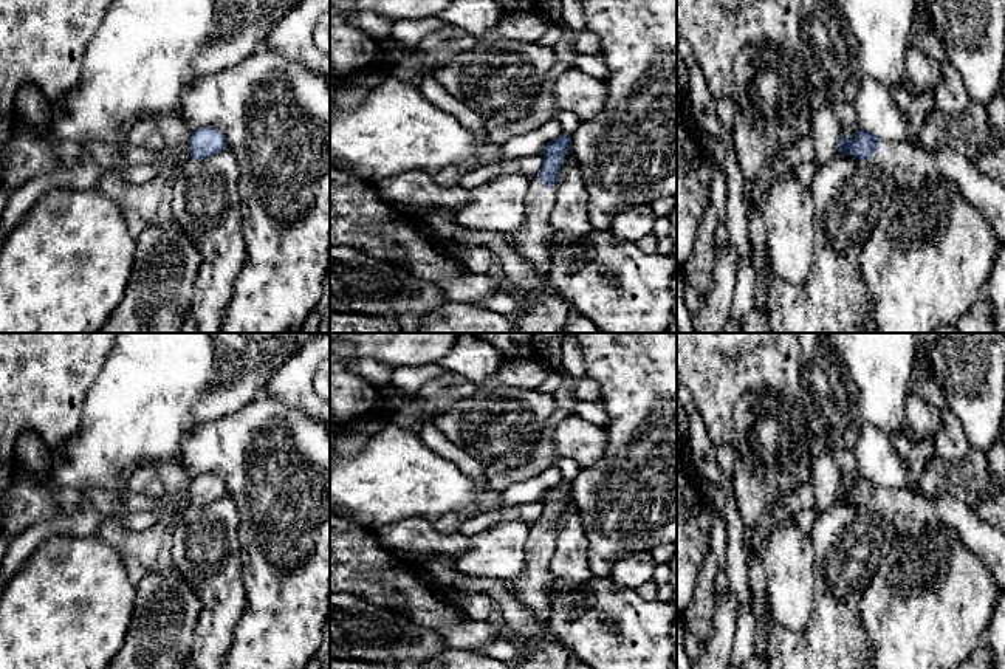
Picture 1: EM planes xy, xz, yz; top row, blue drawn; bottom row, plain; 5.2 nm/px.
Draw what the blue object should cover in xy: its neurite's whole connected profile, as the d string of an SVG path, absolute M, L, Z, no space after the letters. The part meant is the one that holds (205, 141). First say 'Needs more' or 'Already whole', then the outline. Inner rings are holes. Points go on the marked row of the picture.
Already whole. M200 127L190 136L192 160L206 160L228 147L225 135L212 127Z

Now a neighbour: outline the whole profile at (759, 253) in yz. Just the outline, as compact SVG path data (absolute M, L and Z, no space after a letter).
M767 243L753 246L751 257L757 273L756 283L759 283L765 279L765 263L770 259Z

